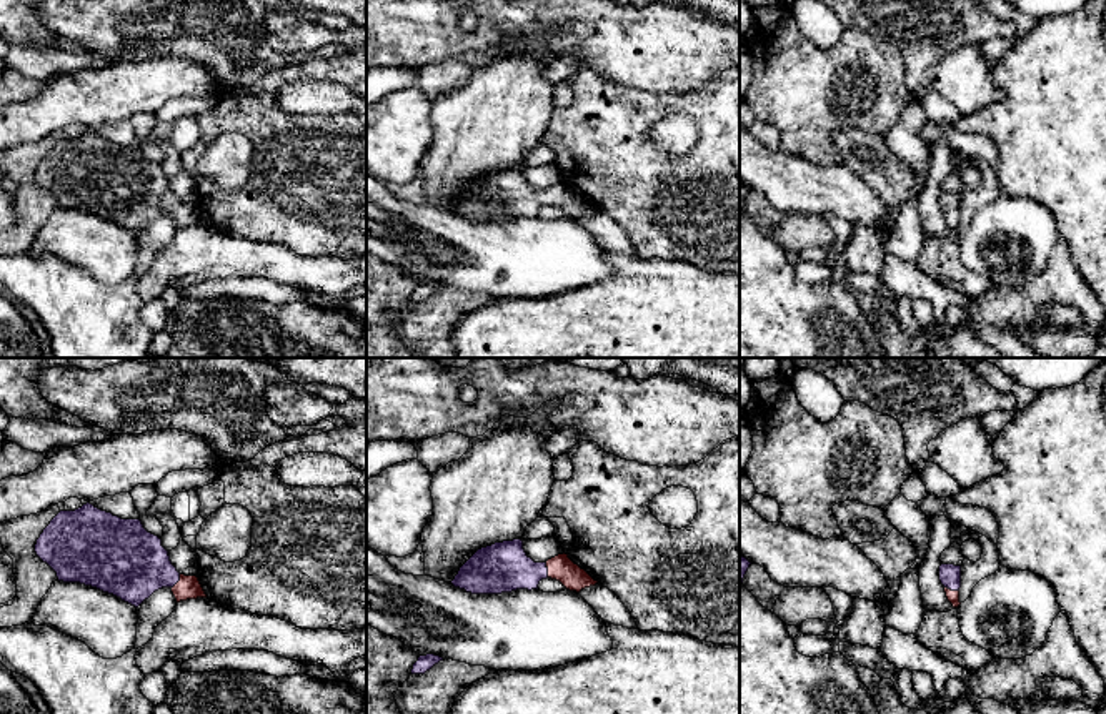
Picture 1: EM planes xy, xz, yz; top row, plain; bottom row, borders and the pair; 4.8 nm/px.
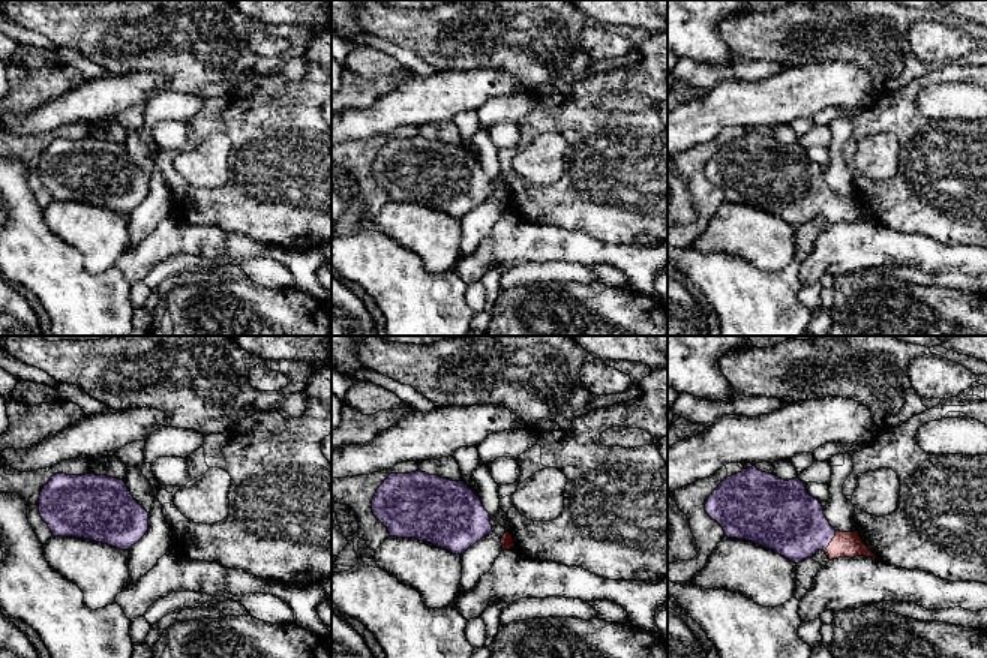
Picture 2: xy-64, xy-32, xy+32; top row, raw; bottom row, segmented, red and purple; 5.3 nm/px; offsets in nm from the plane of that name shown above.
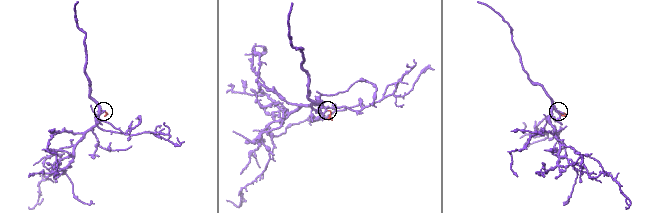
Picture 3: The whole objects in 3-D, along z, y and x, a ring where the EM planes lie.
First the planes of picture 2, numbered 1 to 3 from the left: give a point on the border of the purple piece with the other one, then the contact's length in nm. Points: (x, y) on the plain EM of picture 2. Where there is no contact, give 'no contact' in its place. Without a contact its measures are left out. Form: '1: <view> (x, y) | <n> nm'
1: no contact
2: no contact
3: xy+32 (831, 206) | 130 nm

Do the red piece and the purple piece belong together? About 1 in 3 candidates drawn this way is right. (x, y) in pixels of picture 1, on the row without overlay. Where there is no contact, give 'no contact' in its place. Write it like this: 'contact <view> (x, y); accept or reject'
contact xz (548, 197); accept

